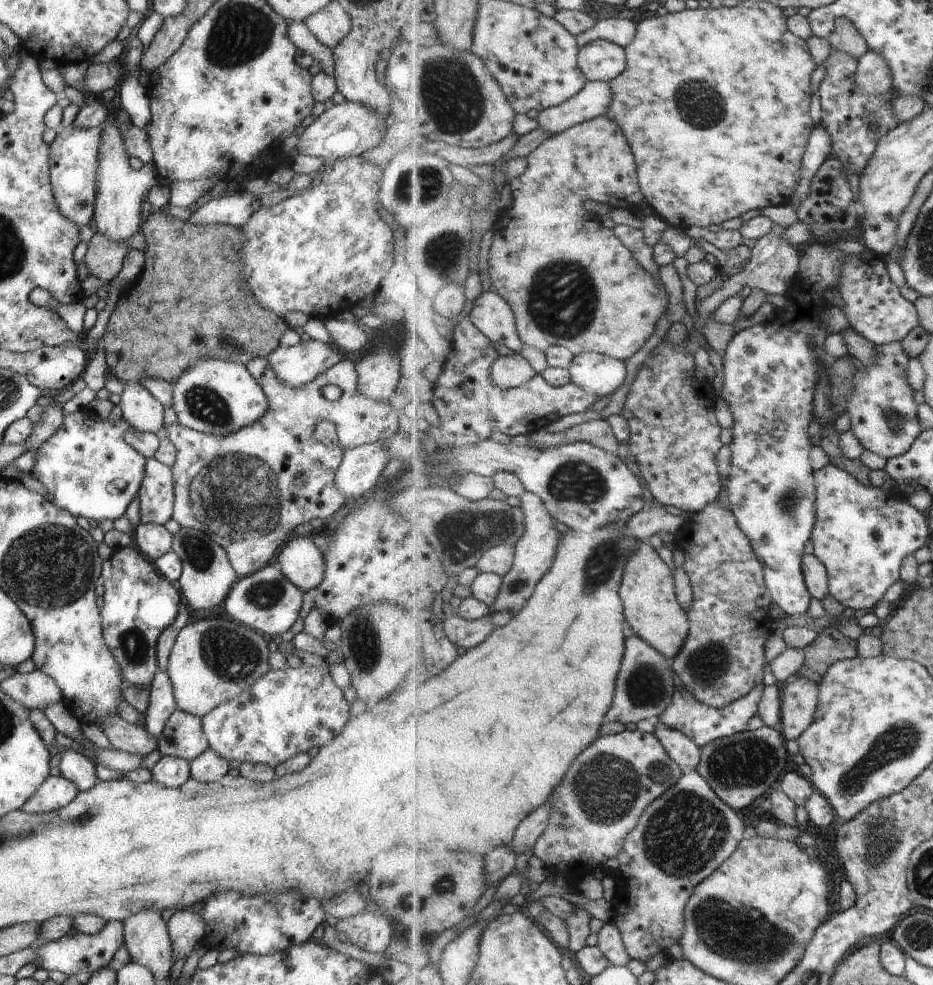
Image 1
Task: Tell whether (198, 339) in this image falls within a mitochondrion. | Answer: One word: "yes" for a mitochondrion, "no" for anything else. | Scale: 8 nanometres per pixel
no

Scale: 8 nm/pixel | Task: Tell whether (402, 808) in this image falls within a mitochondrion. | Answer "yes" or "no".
yes

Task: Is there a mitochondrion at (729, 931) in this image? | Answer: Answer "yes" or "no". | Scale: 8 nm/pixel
yes

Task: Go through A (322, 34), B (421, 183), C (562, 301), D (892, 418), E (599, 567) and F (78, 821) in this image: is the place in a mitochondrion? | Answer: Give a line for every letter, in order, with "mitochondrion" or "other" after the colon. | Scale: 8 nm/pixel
A: other
B: mitochondrion
C: mitochondrion
D: mitochondrion
E: mitochondrion
F: mitochondrion

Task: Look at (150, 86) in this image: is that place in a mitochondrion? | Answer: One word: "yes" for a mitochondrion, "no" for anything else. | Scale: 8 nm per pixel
no

